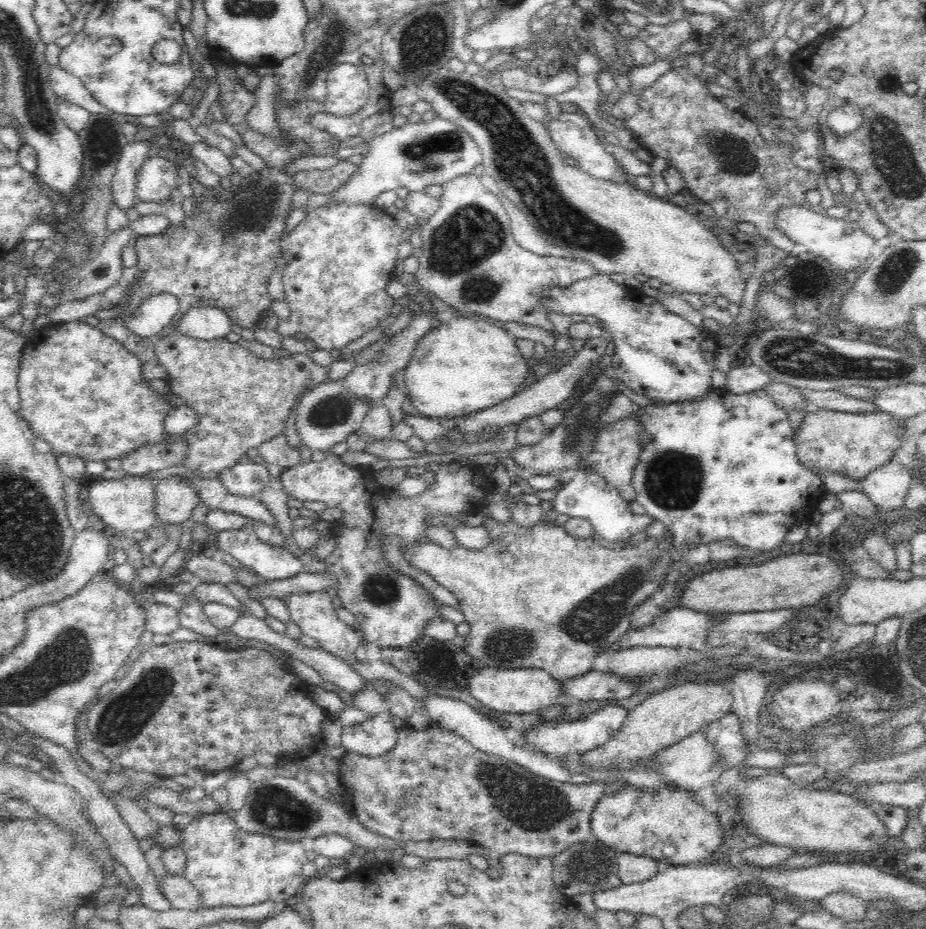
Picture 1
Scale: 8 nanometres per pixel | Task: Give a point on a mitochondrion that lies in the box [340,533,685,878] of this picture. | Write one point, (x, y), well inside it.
(535, 806)

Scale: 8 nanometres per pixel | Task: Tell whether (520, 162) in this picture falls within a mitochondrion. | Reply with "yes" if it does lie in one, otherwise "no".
yes

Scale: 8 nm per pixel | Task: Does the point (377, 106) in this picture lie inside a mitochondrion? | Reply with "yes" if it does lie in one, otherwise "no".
no

